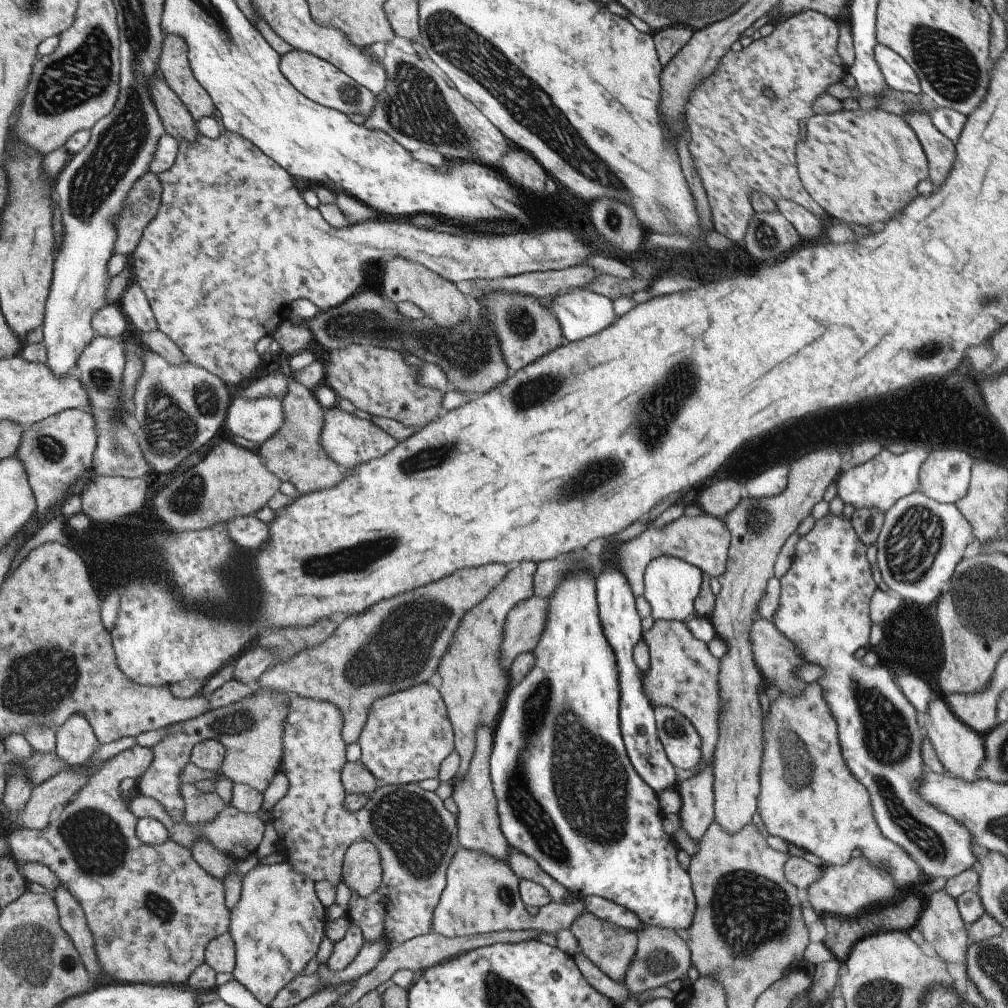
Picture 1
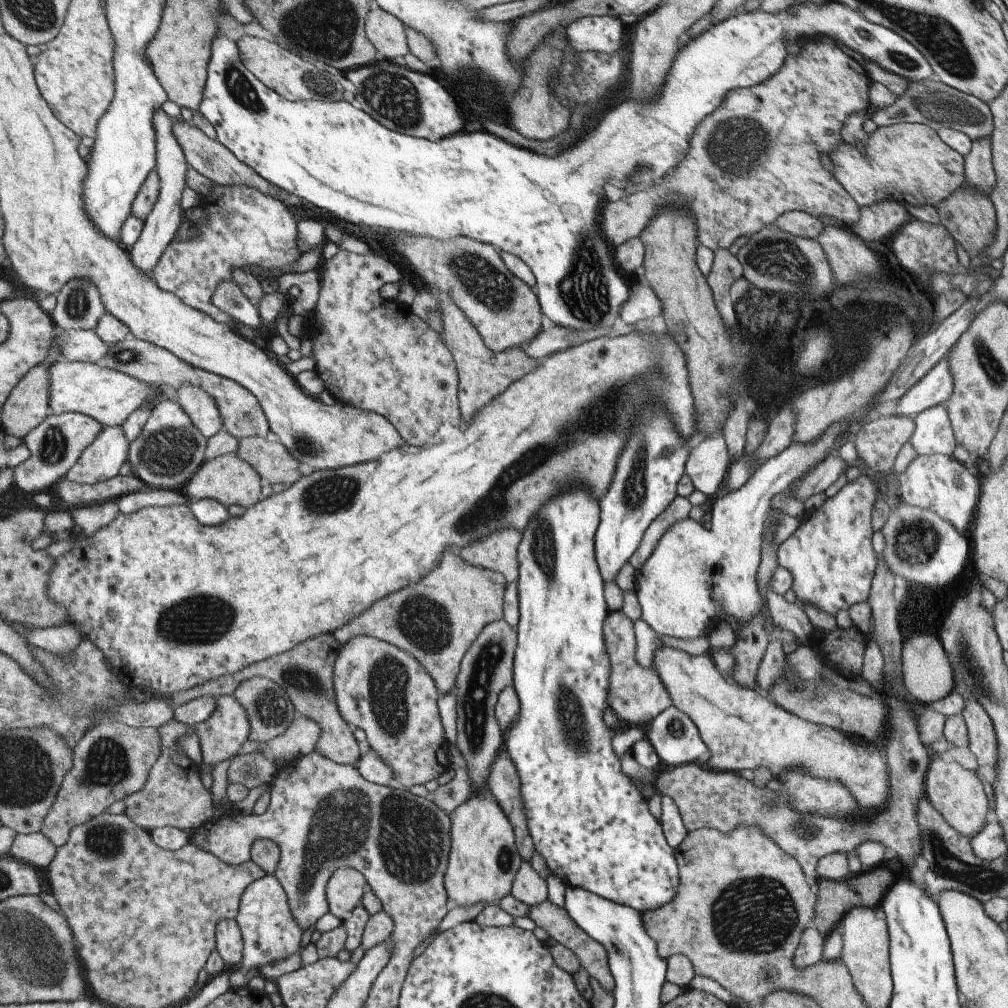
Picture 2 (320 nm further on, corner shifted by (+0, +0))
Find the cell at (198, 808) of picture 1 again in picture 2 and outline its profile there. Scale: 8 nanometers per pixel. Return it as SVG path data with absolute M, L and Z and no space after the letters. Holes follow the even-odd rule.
M169 720L156 728L160 740L160 753L149 769L145 784L134 793L126 796L122 803L122 814L139 828L151 832L157 827L173 827L188 831L209 822L214 808L210 792L201 785L197 766L176 747L180 737L190 732L190 725Z

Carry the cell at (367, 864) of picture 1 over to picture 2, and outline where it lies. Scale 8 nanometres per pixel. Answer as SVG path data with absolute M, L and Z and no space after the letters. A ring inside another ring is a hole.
M338 868L326 880L324 897L328 912L341 922L349 918L350 912L362 899L363 887L366 882L355 869Z

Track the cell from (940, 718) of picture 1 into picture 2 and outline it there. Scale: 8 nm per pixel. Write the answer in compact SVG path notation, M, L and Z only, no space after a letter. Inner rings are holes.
M930 757L923 785L923 794L926 795L929 804L958 835L972 839L984 828L985 814L990 806L989 800L985 797L983 787L972 770L962 768L954 761L943 762Z

